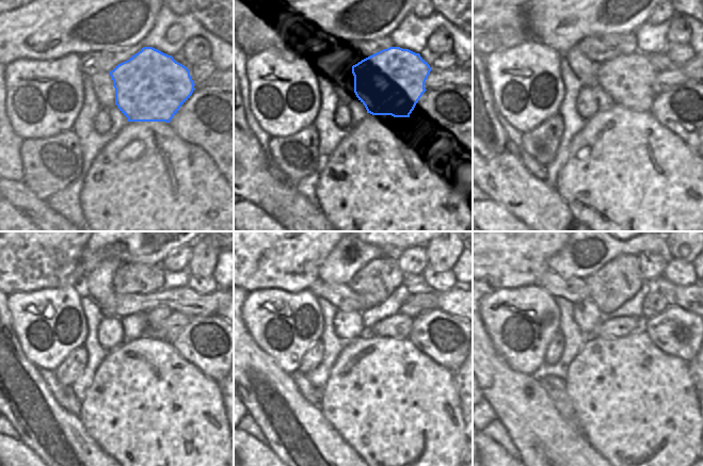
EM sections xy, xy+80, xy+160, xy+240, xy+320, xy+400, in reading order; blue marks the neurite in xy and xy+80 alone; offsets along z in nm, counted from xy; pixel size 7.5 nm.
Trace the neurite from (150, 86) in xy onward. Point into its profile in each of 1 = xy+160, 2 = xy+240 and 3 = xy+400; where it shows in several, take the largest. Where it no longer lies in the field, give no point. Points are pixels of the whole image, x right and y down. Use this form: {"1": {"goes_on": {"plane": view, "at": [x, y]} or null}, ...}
{"1": {"goes_on": {"plane": "xy+160", "at": [627, 79]}}, "2": {"goes_on": {"plane": "xy+240", "at": [156, 316]}}, "3": {"goes_on": {"plane": "xy+400", "at": [654, 303]}}}

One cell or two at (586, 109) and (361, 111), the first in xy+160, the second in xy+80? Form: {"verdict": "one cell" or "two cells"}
{"verdict": "two cells"}

